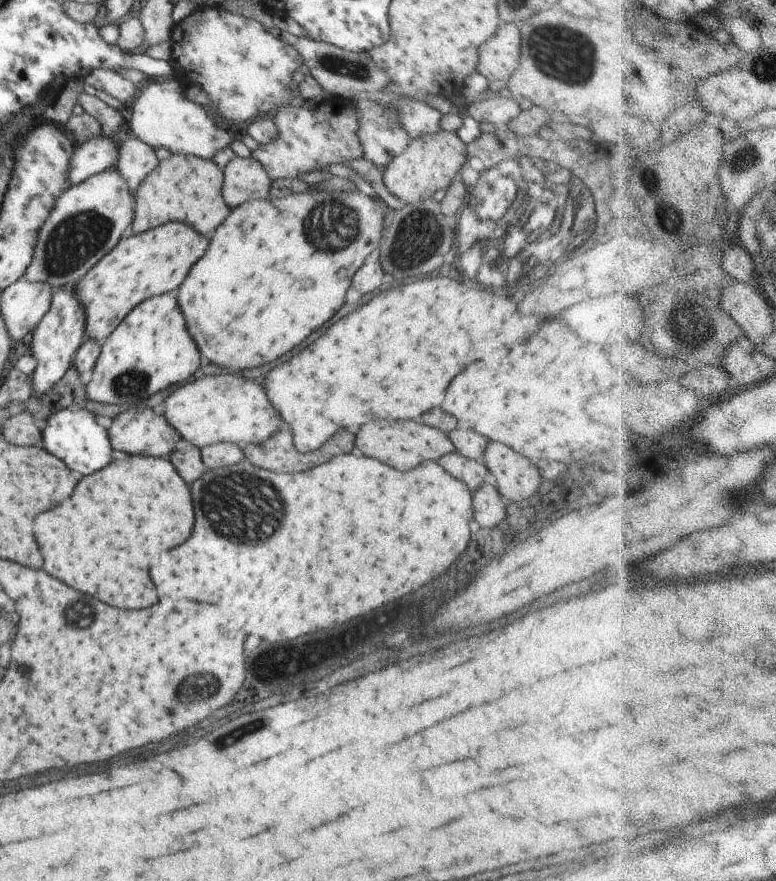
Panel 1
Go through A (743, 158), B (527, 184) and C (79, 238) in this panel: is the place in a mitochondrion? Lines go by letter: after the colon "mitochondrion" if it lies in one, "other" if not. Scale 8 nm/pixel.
A: mitochondrion
B: mitochondrion
C: mitochondrion

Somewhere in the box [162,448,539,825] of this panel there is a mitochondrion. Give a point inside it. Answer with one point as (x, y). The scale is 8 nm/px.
(252, 517)

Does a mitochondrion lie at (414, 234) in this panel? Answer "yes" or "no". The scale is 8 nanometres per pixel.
yes

